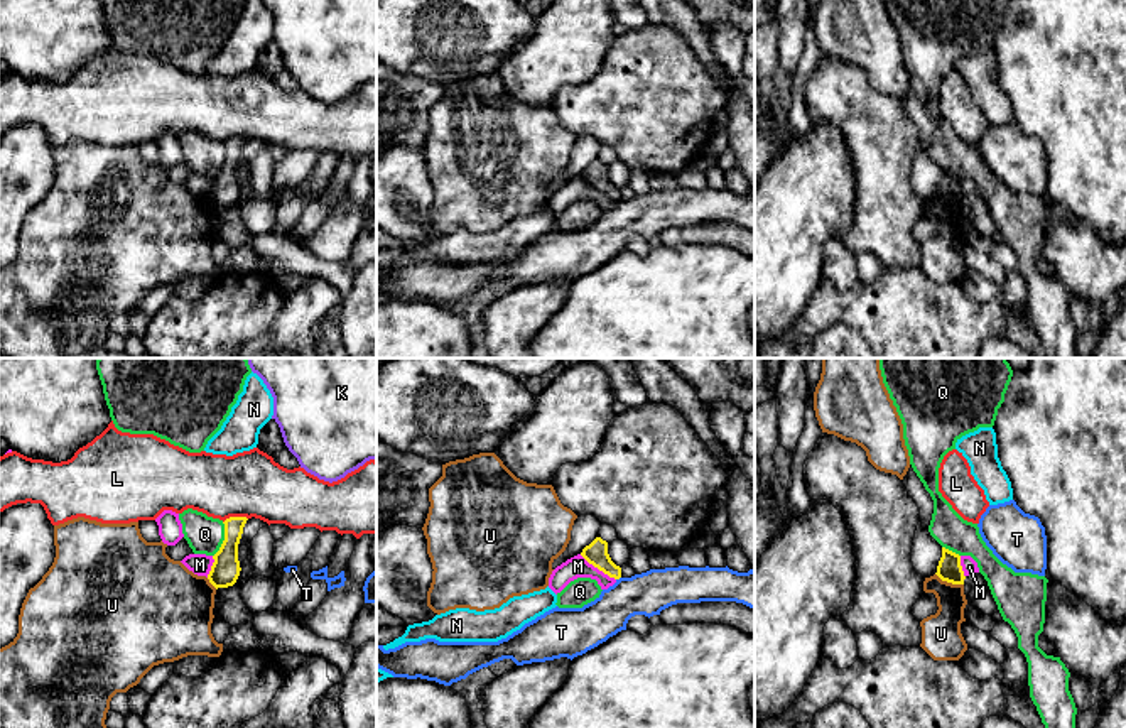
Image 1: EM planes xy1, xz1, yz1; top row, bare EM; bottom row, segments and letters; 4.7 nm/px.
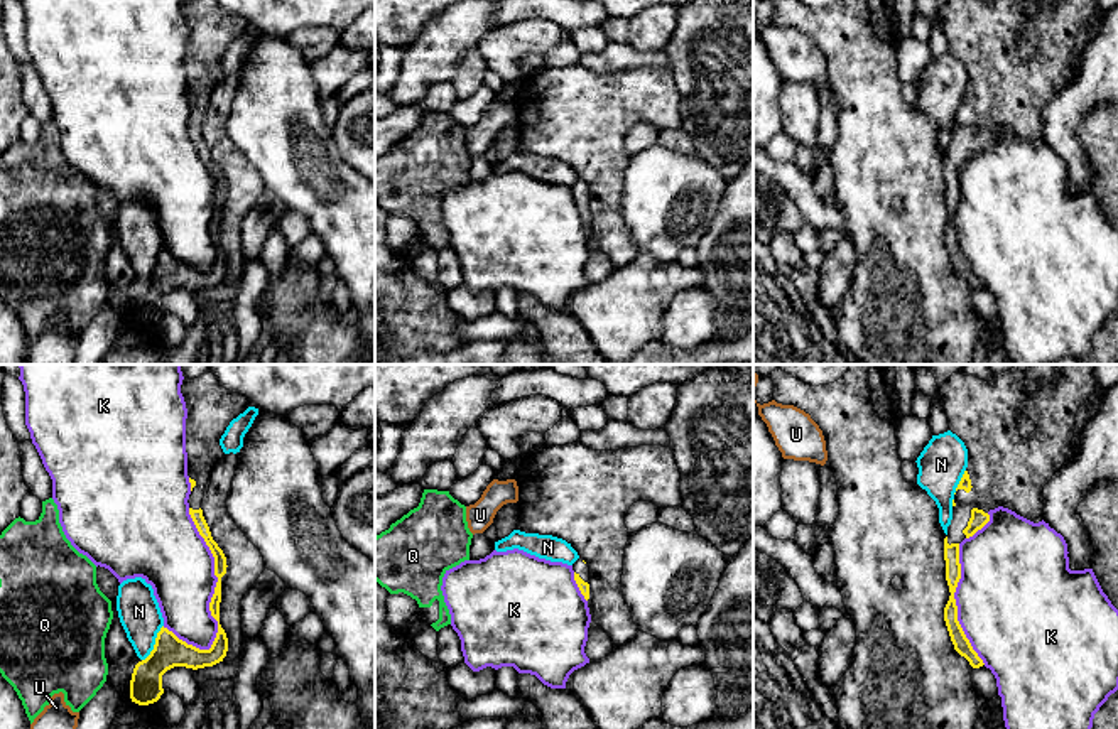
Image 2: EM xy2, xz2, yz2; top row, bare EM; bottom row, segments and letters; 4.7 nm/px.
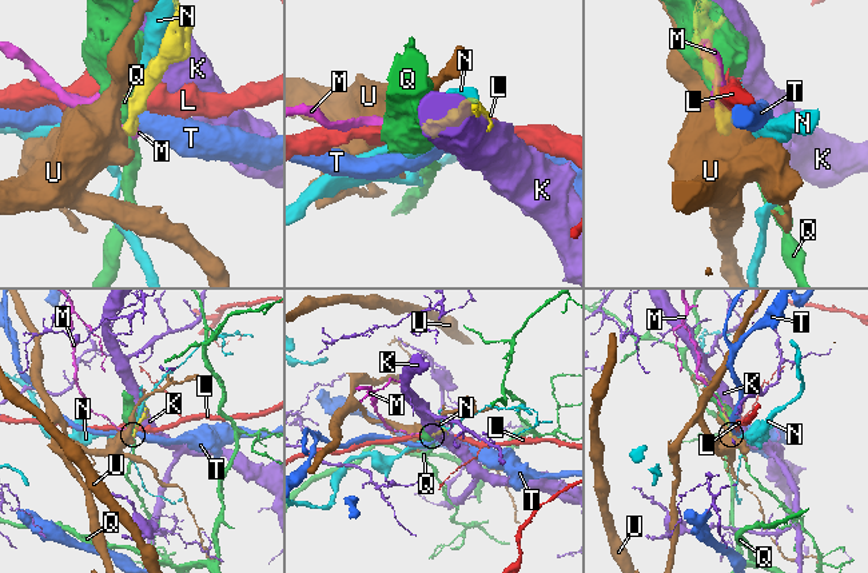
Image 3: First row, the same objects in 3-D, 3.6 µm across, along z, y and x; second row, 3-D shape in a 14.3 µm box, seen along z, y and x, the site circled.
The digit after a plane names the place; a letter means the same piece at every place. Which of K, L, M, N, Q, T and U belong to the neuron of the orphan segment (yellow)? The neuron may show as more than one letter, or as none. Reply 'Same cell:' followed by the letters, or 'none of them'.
Same cell: none of them

